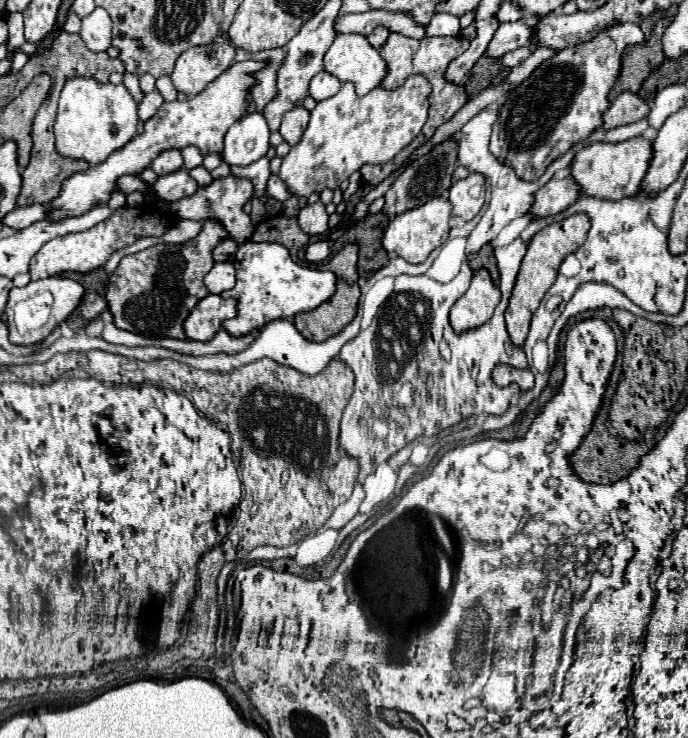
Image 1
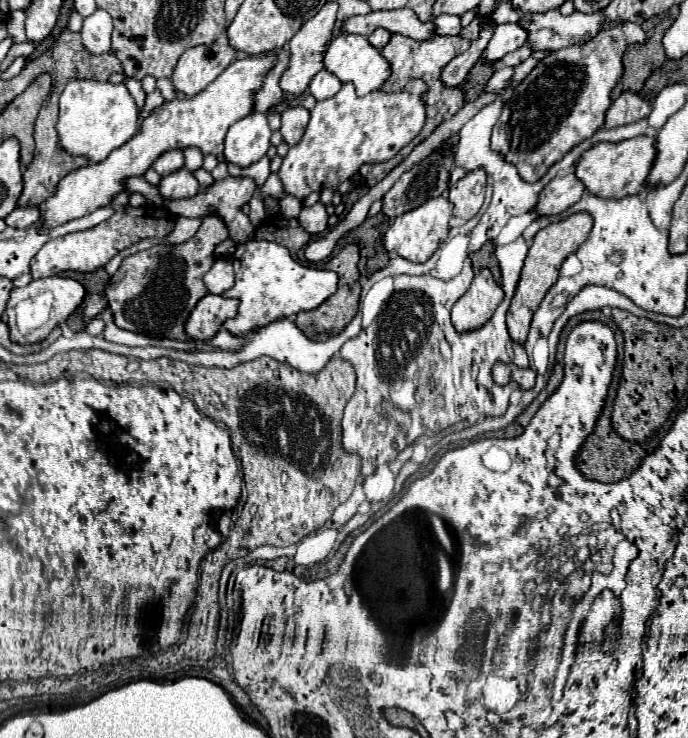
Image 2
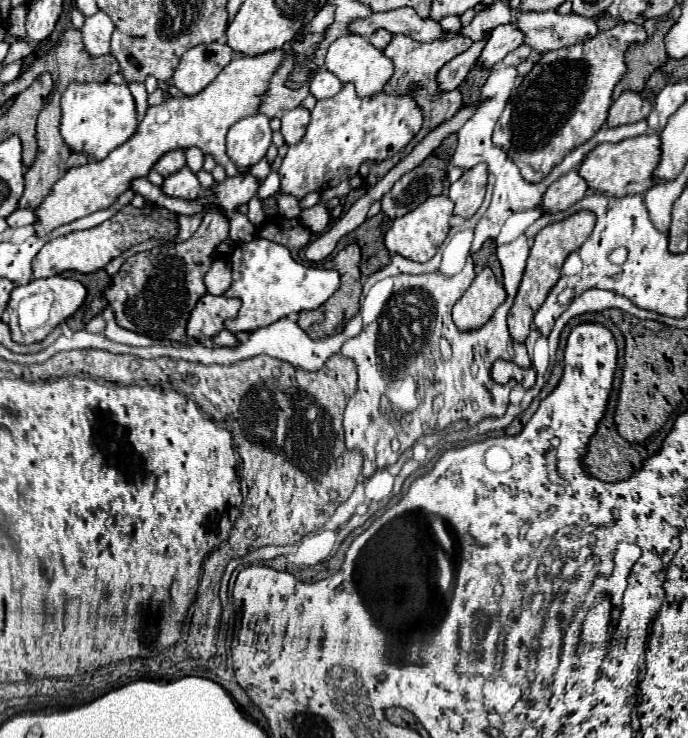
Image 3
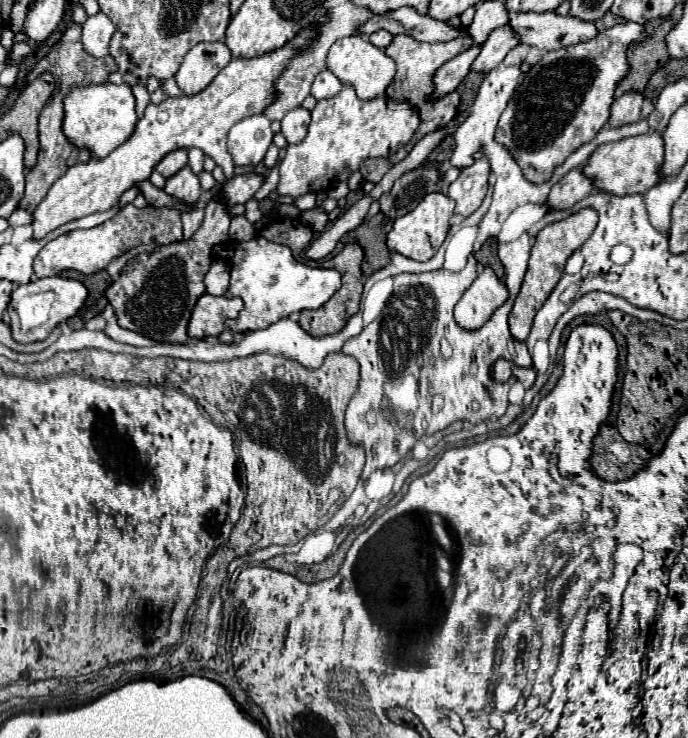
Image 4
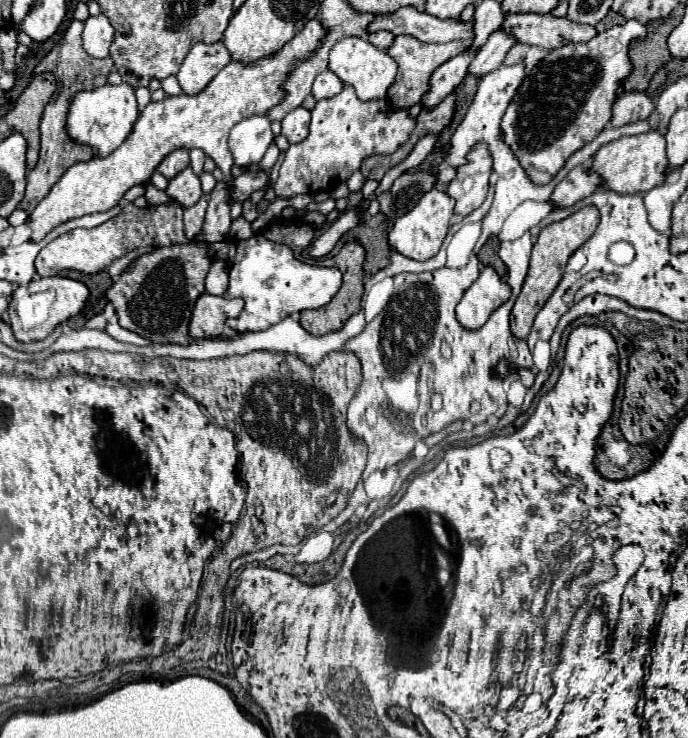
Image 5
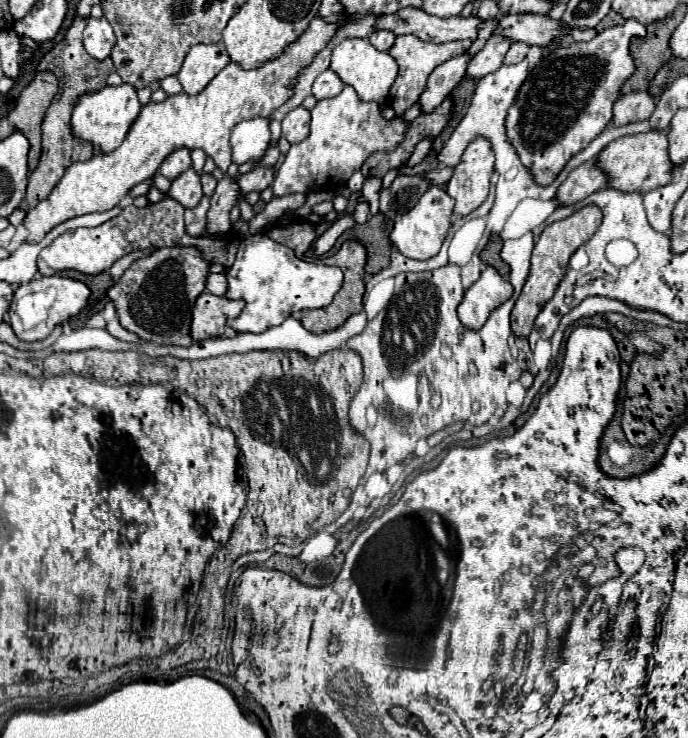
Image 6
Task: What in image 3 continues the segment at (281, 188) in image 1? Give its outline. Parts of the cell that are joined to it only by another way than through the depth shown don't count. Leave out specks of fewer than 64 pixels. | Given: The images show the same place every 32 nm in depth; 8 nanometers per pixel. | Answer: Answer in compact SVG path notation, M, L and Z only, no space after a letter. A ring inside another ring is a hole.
M272 172L272 174L260 184L260 188L258 188L258 198L264 200L264 198L274 196L274 194L278 194L278 192L280 192L280 177L276 172Z

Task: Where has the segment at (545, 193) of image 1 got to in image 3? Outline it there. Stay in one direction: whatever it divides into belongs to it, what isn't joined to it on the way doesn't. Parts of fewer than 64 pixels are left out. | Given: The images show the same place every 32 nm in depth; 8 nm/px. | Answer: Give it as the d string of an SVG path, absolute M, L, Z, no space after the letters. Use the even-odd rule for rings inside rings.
M576 170L568 172L548 186L548 190L542 196L540 208L544 214L556 214L556 212L568 210L572 204L582 200L586 192L588 192L588 186L578 176L578 172Z

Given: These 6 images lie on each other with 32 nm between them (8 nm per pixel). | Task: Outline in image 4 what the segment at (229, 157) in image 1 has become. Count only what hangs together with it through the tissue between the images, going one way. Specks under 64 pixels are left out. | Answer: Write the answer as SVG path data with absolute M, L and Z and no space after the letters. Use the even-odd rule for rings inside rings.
M264 114L248 116L228 132L228 152L236 166L256 166L272 144L270 120Z

